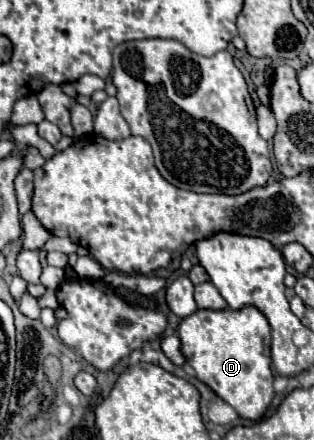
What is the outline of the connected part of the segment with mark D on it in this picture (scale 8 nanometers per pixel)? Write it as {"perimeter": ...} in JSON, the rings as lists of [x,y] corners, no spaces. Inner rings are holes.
{"perimeter":[[[244,307],[240,311],[198,309],[190,317],[182,319],[178,335],[182,341],[180,351],[196,377],[234,407],[242,419],[262,419],[274,397],[268,319],[254,307]]]}

